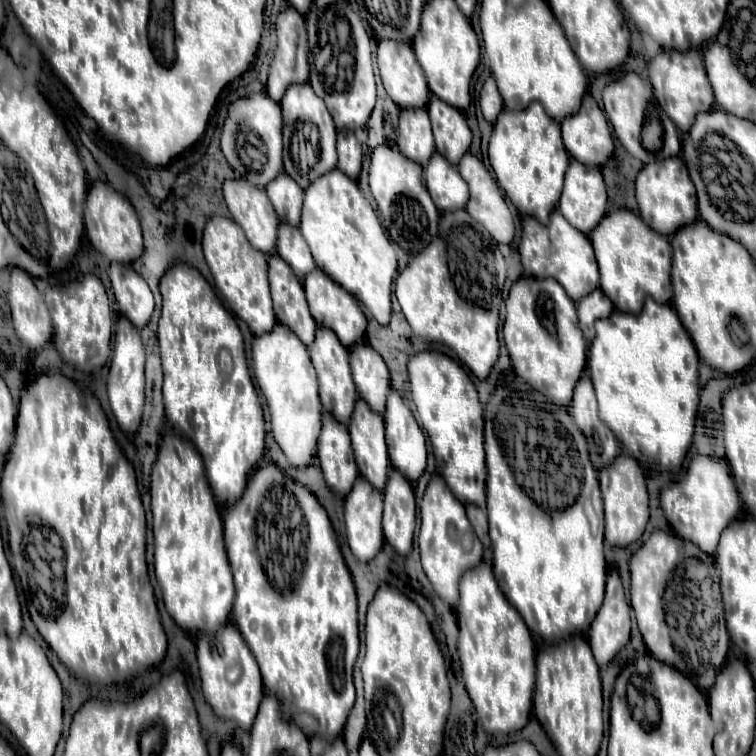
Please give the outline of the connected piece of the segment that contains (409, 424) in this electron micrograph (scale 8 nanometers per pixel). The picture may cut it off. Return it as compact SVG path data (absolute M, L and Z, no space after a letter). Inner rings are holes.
M395 389L389 391L385 405L385 437L391 465L411 481L419 479L427 461L425 435L405 399Z

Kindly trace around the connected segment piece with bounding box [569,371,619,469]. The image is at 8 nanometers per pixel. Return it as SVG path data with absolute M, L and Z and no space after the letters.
M587 371L581 375L581 379L575 387L575 393L573 393L573 399L569 405L569 415L573 415L577 427L587 437L593 467L601 469L601 467L609 465L619 451L619 441L613 435L613 431L599 417L593 381Z

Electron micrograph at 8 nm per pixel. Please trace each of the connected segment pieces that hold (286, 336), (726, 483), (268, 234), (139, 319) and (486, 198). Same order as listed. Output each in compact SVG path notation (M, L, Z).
M283 323L253 339L253 373L263 391L271 415L273 435L293 467L305 467L315 459L317 435L321 429L321 399L317 395L317 373L313 371L307 347Z
M703 455L693 457L685 479L677 481L675 485L667 485L661 491L661 507L665 511L669 525L675 529L677 535L681 535L681 539L689 539L697 543L703 551L713 555L721 531L733 519L737 519L741 509L739 493L727 461L715 461Z
M229 179L229 181L223 183L223 197L225 197L225 203L227 203L229 211L231 211L233 221L243 227L249 243L255 249L259 249L259 251L263 251L267 255L275 253L279 219L277 219L277 213L273 211L273 205L269 203L269 197L265 195L265 189L255 187L247 179Z
M111 263L109 277L119 311L135 327L145 327L153 313L153 293L147 281L131 265L125 263Z
M465 153L463 159L459 161L457 169L459 169L461 177L467 181L469 191L471 191L471 197L469 197L469 203L467 203L467 213L477 223L481 223L495 237L495 241L499 241L499 243L511 243L513 235L515 235L515 227L513 227L513 217L511 217L509 203L505 199L505 193L499 189L497 181L491 177L491 173L487 171L487 167L483 165L483 161L479 157L475 157L473 153Z

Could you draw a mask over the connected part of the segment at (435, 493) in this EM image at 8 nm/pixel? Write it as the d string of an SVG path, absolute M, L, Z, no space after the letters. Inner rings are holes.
M433 475L423 501L421 501L421 531L419 531L419 549L421 549L421 565L427 573L429 581L433 583L437 595L449 603L451 607L457 605L457 587L459 577L469 567L475 567L483 559L483 547L477 535L473 533L473 527L467 519L465 505L445 487L445 481L441 475ZM469 541L469 545L465 545Z

